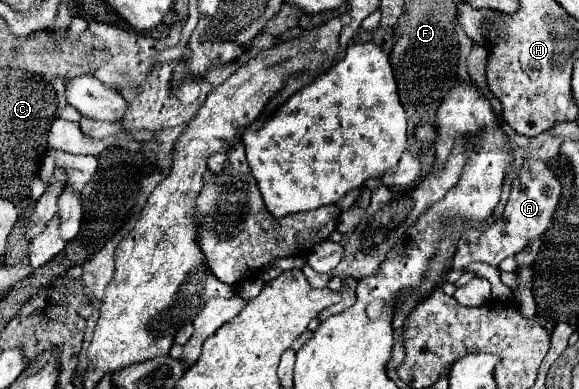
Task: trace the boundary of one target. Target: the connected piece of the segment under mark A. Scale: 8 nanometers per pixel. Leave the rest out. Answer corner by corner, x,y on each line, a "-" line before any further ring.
540,159
524,161
524,165
520,167
518,175
512,181
510,197
506,201
502,219
490,225
488,229
464,231
458,241
458,251
454,255
452,269
462,269
470,261
484,261
484,263
498,267
498,263
504,257
510,257
522,251
532,239
540,237
550,227
552,215
560,203
560,195
562,195
562,185
558,177
554,175
554,171
544,161

